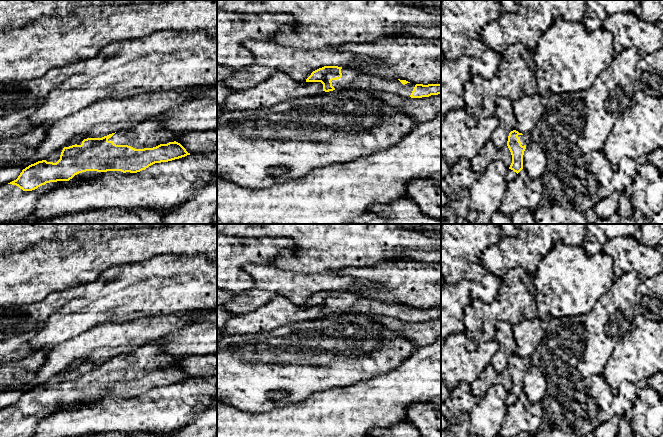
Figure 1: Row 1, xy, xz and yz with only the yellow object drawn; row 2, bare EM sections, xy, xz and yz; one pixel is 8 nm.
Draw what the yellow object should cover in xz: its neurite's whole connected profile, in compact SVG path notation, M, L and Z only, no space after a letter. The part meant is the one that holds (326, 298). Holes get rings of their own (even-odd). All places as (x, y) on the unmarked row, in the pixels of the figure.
M338 290L319 292L311 297L306 306L321 306L325 316L335 313L371 314L411 322L441 318L441 308L415 308L406 304L365 298L351 292Z

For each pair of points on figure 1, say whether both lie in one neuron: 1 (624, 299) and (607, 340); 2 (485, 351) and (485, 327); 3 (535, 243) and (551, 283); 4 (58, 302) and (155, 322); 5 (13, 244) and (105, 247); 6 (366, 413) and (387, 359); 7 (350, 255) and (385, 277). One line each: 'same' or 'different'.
1: same
2: different
3: different
4: different
5: different
6: different
7: different

